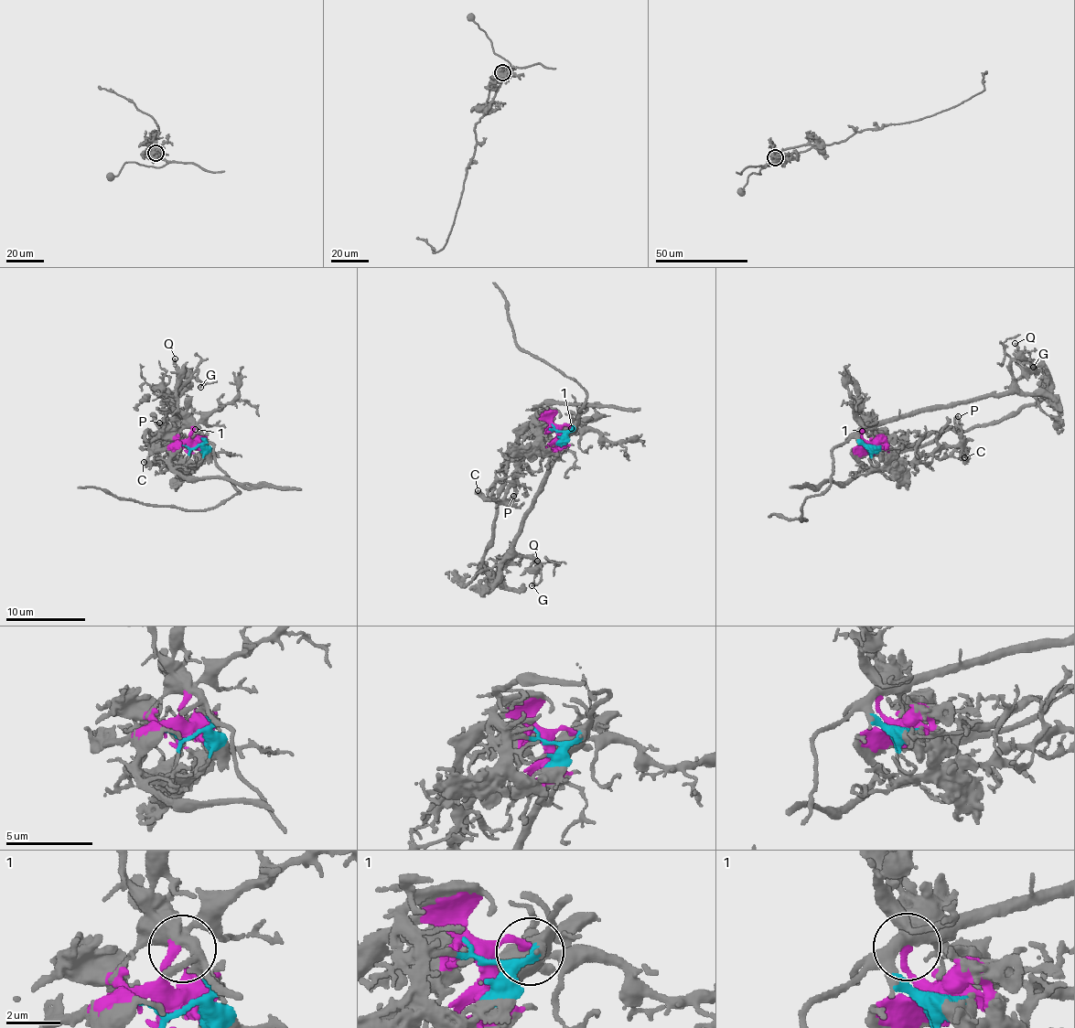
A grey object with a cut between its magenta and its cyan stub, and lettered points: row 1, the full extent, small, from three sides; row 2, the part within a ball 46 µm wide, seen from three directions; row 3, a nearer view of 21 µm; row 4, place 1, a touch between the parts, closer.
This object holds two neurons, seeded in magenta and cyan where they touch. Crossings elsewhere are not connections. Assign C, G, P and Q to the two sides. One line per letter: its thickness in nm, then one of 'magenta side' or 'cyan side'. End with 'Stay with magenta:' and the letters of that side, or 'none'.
C: 170 nm thick; magenta side
G: 160 nm thick; cyan side
P: 190 nm thick; magenta side
Q: 170 nm thick; cyan side
Stay with magenta: C, P

